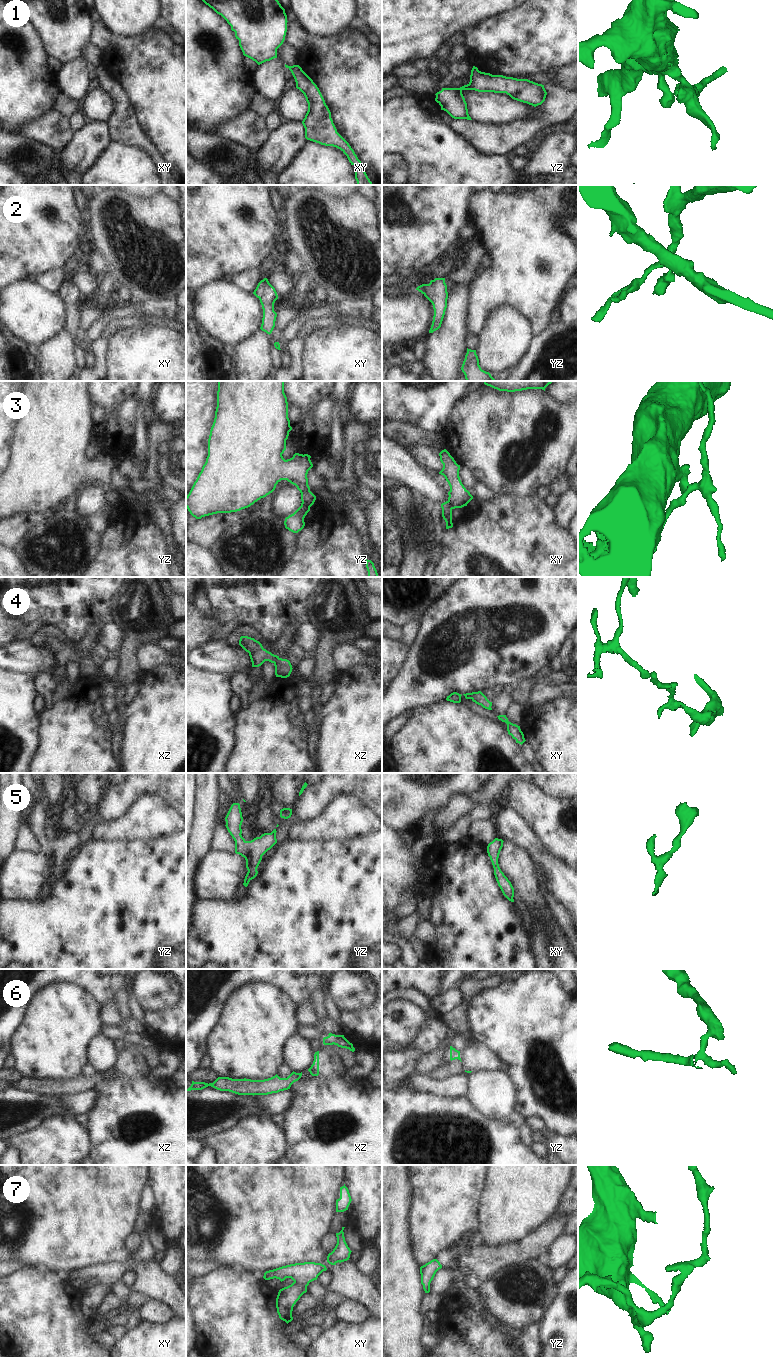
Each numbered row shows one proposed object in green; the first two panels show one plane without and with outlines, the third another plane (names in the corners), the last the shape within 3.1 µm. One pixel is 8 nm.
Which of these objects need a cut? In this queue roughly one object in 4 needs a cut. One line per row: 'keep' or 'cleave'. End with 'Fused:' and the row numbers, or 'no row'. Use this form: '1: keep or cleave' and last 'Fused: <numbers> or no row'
1: keep
2: keep
3: cleave
4: keep
5: keep
6: cleave
7: keep
Fused: 3, 6

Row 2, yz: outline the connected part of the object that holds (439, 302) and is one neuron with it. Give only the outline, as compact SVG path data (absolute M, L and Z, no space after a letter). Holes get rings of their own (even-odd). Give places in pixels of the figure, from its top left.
M435 278L429 284L422 284L416 288L433 305L434 316L429 333L433 333L441 327L445 311L447 308L447 285L445 278Z

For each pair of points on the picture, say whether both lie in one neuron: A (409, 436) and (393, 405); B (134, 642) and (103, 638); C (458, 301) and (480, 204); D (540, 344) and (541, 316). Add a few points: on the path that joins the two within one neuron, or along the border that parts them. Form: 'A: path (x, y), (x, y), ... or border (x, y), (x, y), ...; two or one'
A: border (392, 420), (407, 422), (424, 430); two
B: border (113, 622), (122, 633), (122, 644), (119, 649); two
C: border (470, 284), (469, 308); two
D: border (551, 323), (535, 336); two

